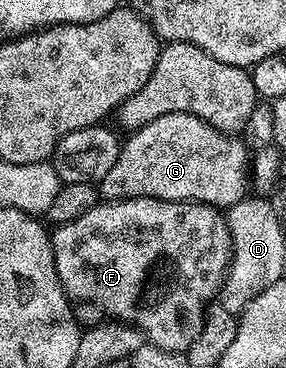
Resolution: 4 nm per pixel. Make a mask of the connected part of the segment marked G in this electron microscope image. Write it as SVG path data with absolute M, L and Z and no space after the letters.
M191 113L160 115L160 119L152 119L152 123L129 134L121 142L116 163L100 183L106 201L151 197L161 201L202 201L215 207L236 204L243 199L245 189L245 147Z

